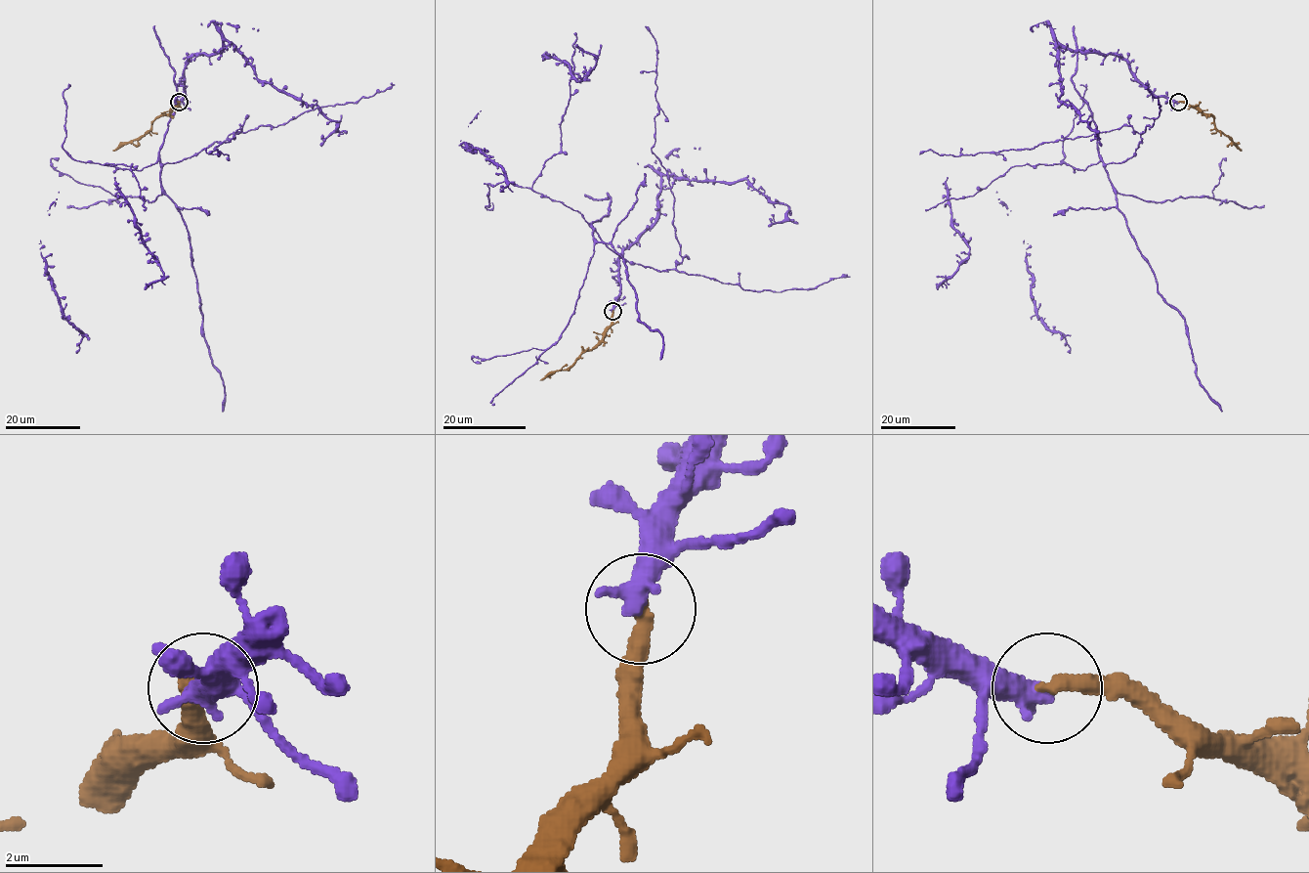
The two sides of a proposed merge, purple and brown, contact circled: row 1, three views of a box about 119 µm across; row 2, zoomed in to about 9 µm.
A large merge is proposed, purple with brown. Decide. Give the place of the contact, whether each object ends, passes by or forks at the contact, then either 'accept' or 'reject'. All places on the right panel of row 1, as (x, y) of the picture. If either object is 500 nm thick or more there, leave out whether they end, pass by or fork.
(1178, 102) | purple ends | brown ends | accept

